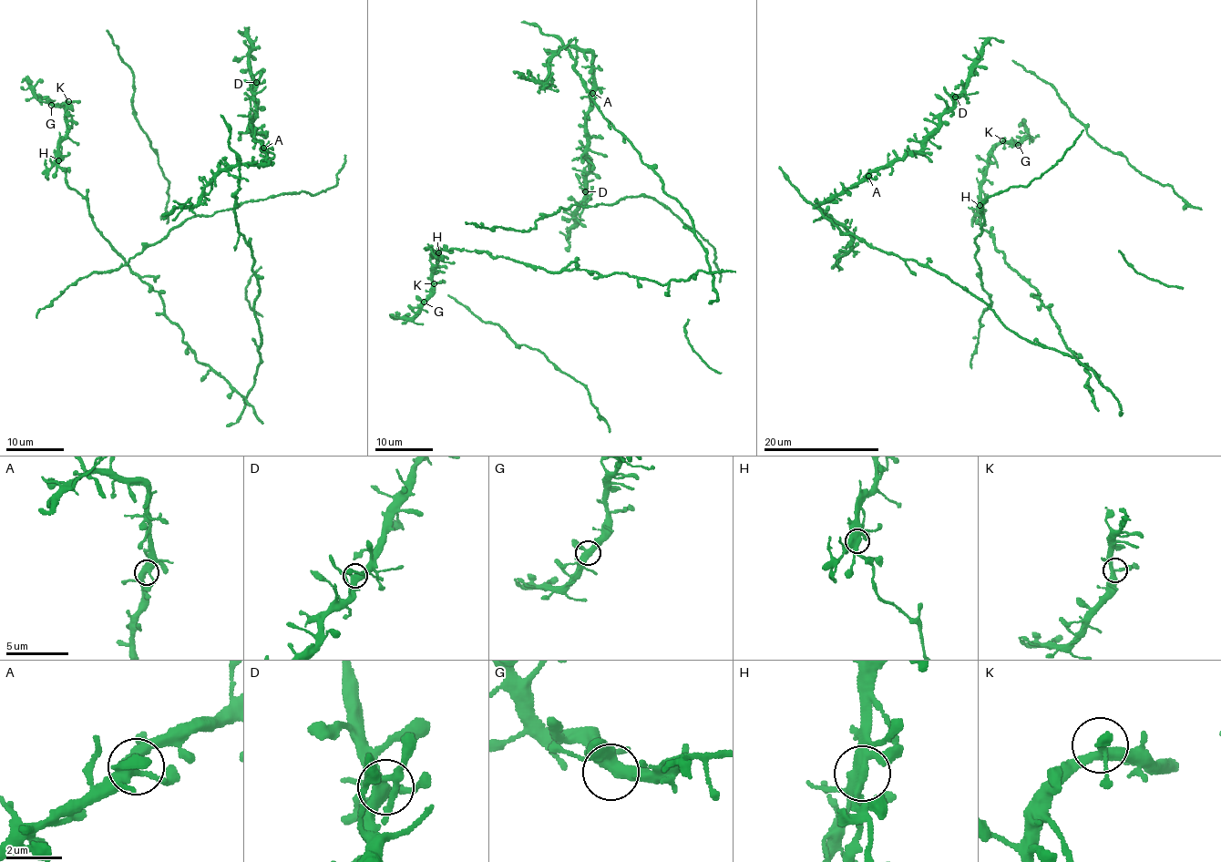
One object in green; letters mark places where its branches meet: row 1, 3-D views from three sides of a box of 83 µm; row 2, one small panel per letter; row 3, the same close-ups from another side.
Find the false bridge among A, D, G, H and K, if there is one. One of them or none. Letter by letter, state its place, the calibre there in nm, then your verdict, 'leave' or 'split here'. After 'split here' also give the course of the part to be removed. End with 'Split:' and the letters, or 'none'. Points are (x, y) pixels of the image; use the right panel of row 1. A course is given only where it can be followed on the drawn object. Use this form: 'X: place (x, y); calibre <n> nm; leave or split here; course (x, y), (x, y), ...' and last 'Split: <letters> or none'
A: place (868, 176); calibre 400 nm; leave
D: place (955, 97); calibre 360 nm; leave
G: place (1018, 145); calibre 400 nm; leave
H: place (979, 205); calibre 400 nm; split here; course (979, 206), (980, 224), (994, 247), (1037, 290), (1066, 346), (1077, 362), (1087, 364), (1086, 386), (1099, 410)
K: place (1002, 140); calibre 280 nm; leave
Split: H

